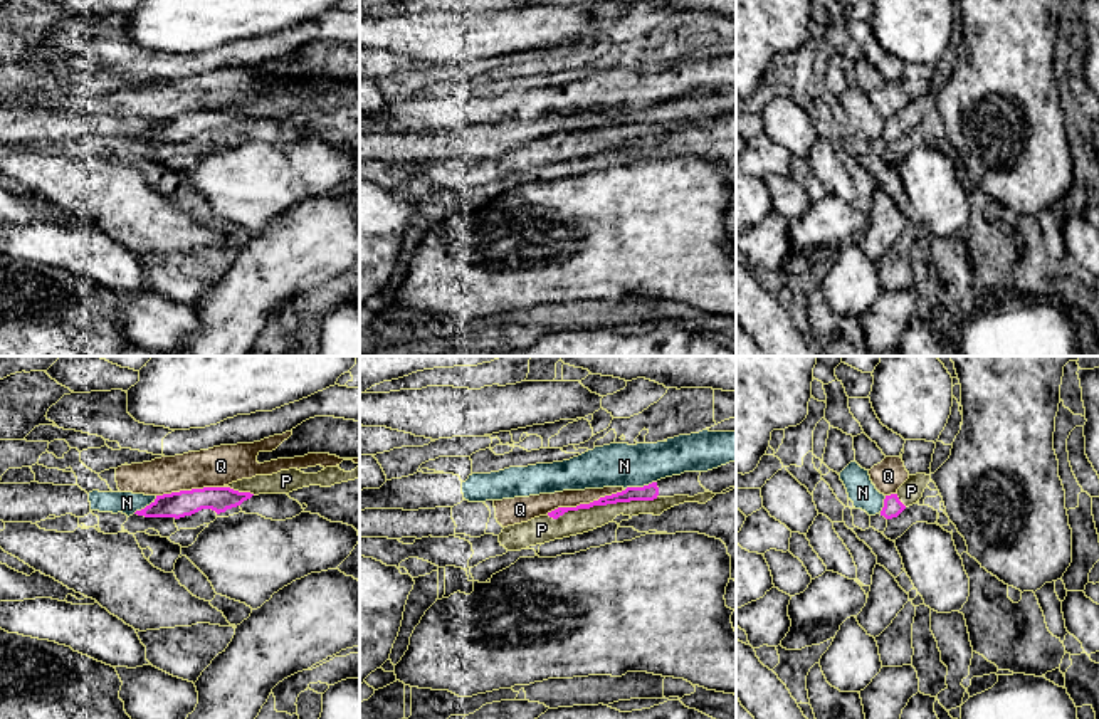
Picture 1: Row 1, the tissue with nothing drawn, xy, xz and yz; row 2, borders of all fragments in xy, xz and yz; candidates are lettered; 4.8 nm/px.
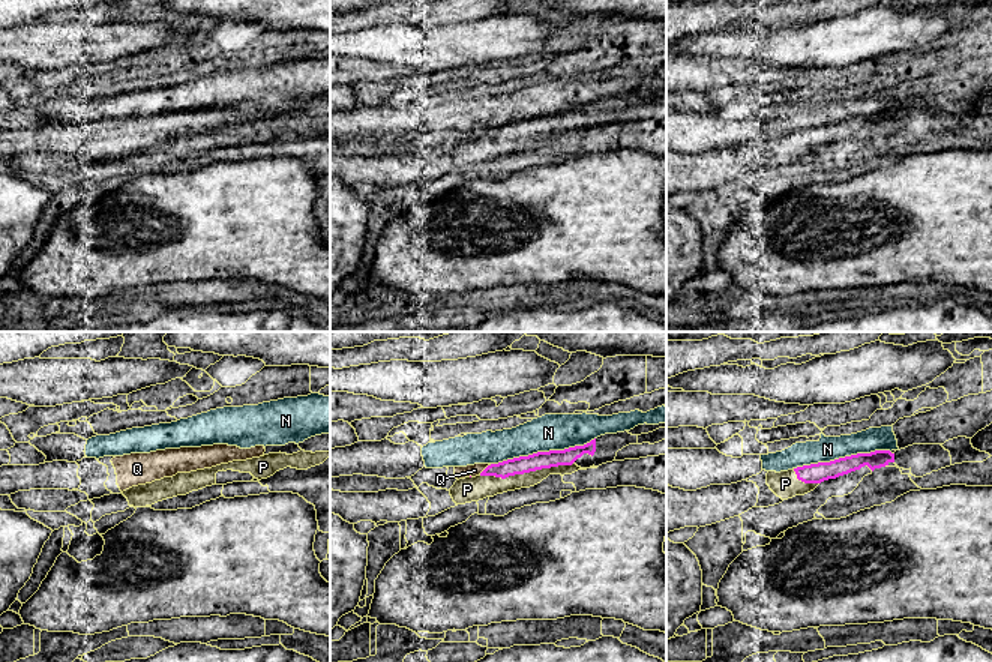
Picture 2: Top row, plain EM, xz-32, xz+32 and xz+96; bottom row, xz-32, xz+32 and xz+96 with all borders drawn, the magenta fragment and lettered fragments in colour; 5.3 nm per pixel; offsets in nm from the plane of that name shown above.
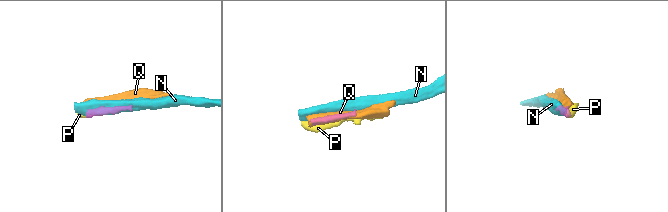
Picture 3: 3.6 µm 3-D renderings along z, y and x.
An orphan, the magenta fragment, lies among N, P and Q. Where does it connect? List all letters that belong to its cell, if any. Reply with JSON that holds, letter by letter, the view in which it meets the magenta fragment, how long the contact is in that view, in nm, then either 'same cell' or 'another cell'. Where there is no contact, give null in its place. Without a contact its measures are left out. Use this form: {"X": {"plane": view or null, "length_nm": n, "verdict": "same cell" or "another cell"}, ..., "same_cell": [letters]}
{"N": {"plane": "xz", "length_nm": 160, "verdict": "another cell"}, "P": {"plane": "xz", "length_nm": 550, "verdict": "same cell"}, "Q": {"plane": "xz", "length_nm": 400, "verdict": "another cell"}, "same_cell": ["P"]}

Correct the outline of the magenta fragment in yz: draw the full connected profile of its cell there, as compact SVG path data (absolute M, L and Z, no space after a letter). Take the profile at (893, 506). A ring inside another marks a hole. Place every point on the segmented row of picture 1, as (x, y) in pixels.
M926 474L909 475L896 494L886 496L881 516L886 519L897 517L906 507L919 502L929 482L931 475Z

